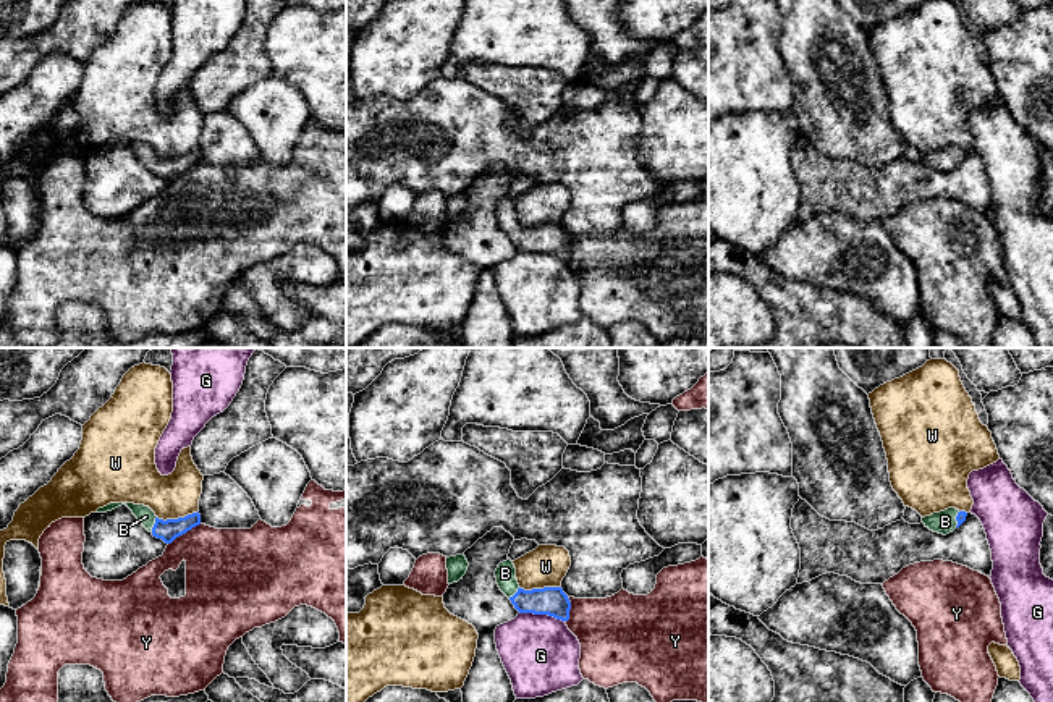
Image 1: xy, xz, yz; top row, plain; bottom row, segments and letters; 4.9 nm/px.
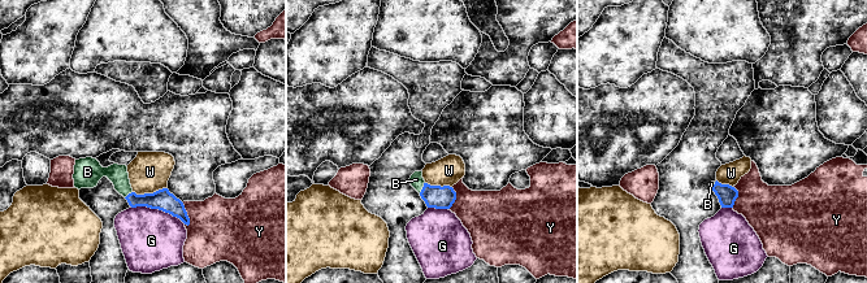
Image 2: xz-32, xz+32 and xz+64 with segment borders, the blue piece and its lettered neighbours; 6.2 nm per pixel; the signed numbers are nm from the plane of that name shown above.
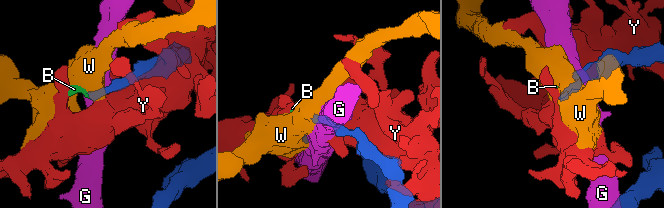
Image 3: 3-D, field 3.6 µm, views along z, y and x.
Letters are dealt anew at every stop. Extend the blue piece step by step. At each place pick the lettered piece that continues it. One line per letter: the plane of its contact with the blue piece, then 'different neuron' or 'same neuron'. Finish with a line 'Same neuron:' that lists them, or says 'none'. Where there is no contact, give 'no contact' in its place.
B: xy | same neuron
G: xz | different neuron
W: xy | different neuron
Y: xy | different neuron
Same neuron: B

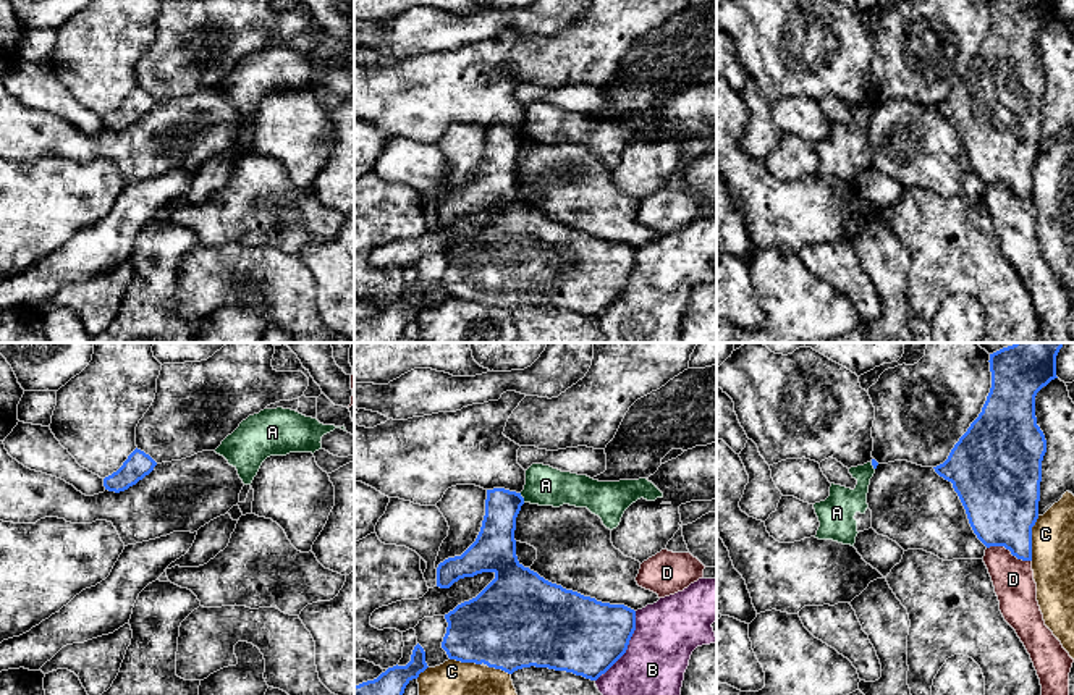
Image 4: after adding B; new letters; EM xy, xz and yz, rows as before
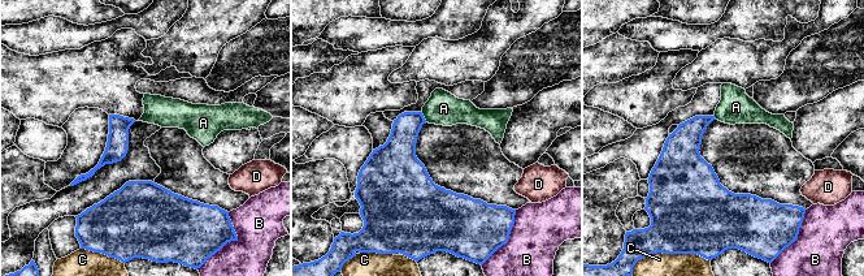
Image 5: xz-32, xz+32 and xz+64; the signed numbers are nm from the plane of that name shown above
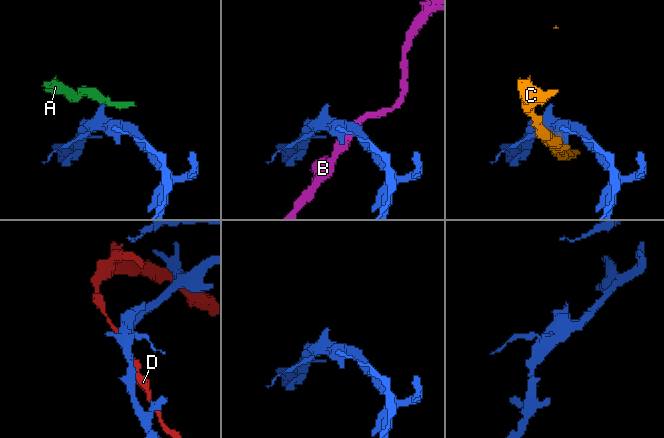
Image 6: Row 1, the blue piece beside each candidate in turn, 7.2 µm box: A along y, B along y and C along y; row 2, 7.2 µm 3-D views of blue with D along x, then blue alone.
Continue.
A: xz | different neuron
B: xz | different neuron
C: yz | different neuron
D: yz | different neuron
Same neuron: none

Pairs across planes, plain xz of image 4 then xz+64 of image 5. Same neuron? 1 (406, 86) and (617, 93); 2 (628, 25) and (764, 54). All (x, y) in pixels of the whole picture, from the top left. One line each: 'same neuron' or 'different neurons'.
1: same neuron
2: same neuron

